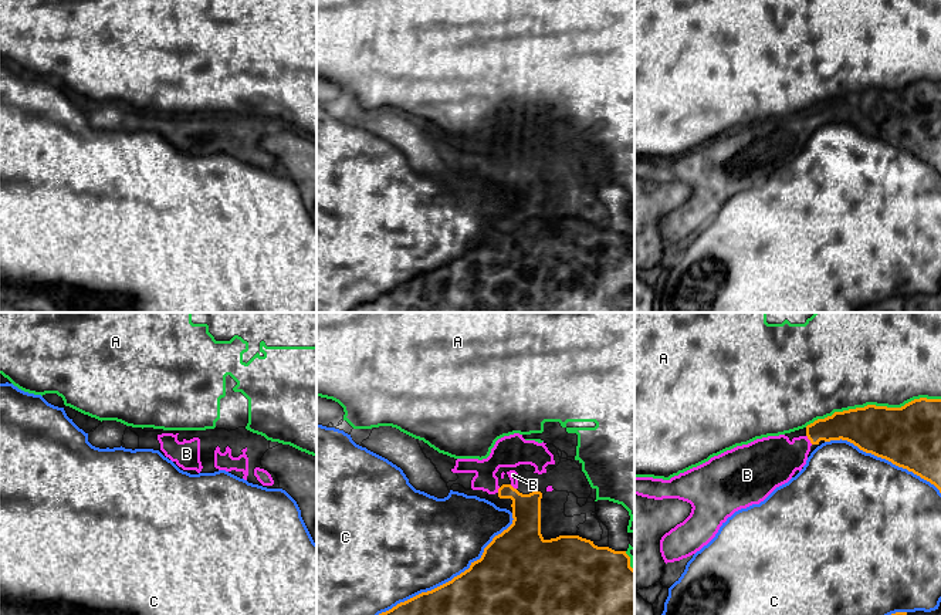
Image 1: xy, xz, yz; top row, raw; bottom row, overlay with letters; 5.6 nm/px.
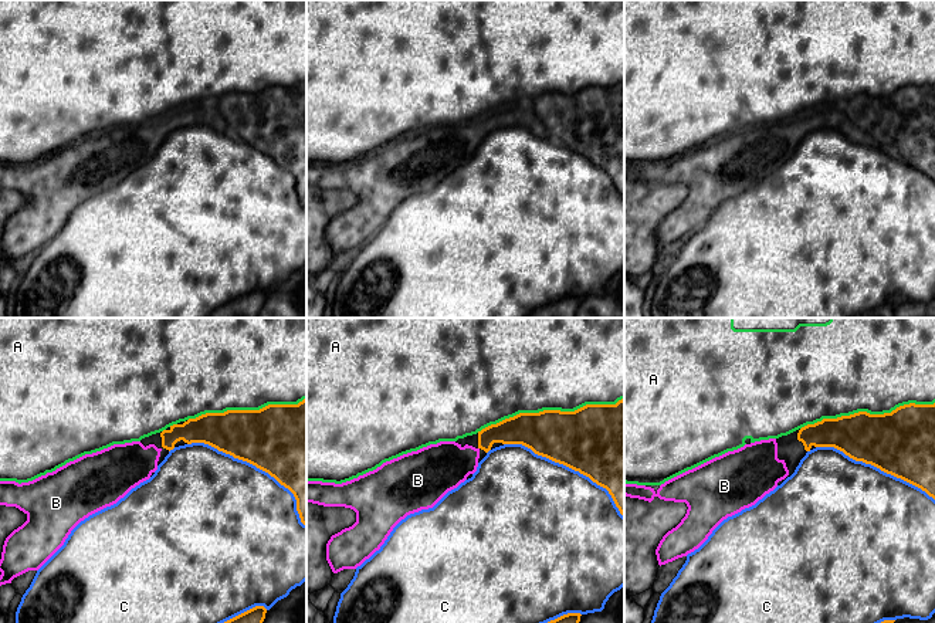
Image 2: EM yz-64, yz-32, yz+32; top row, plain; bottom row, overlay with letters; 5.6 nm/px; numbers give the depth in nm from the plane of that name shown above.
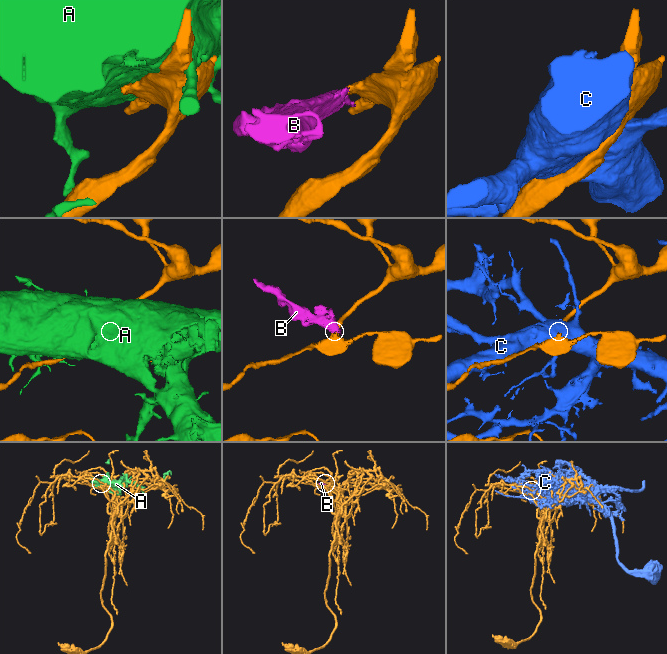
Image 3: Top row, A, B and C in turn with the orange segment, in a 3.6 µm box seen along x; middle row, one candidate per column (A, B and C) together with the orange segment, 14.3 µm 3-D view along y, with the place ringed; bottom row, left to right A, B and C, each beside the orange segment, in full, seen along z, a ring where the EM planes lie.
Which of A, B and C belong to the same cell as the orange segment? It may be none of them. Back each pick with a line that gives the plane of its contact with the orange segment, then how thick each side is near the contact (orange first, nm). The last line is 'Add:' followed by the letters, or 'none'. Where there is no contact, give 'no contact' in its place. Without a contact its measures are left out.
Add: none

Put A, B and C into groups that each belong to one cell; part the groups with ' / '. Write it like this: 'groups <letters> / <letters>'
groups A / B / C

